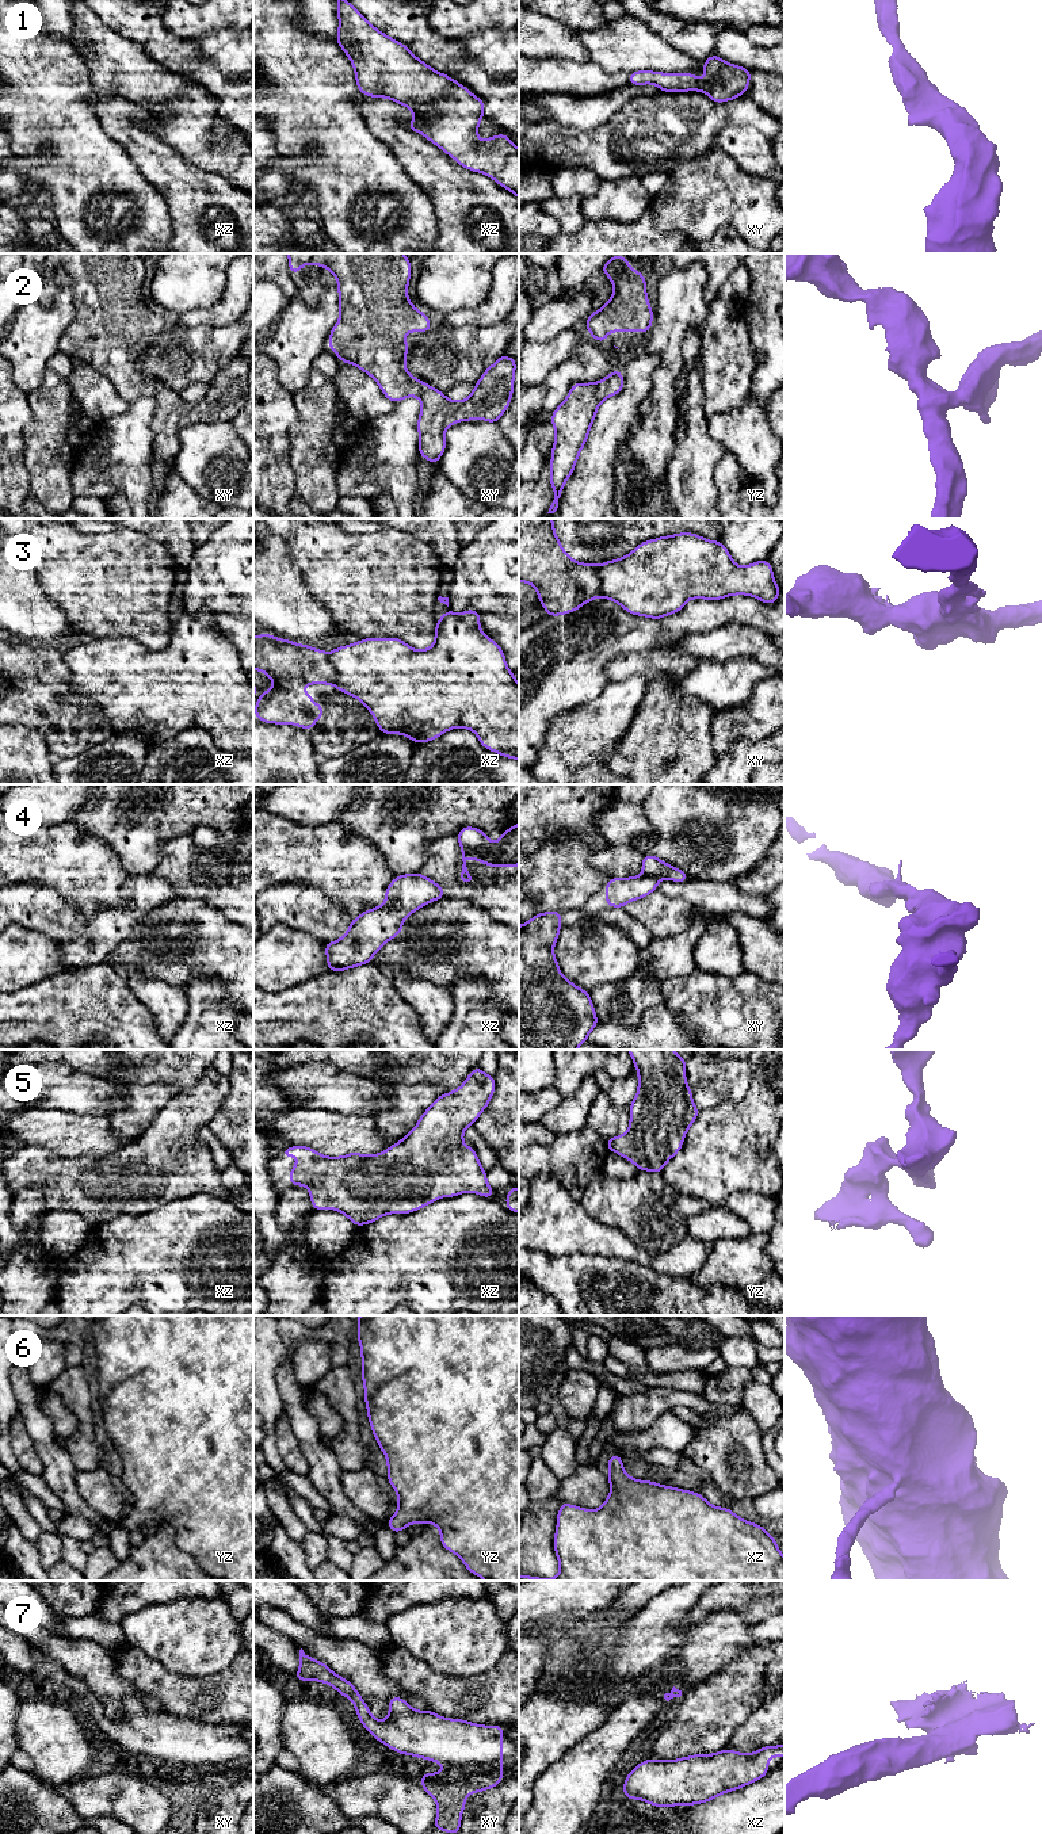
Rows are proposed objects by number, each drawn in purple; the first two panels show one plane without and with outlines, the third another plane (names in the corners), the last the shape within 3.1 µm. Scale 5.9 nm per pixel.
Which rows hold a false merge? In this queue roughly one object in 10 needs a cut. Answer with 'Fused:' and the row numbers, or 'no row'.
Fused: 3

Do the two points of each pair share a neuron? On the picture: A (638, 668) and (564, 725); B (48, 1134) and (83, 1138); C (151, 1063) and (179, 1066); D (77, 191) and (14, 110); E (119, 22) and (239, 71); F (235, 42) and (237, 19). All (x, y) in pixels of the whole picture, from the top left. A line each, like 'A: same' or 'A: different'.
A: different
B: same
C: same
D: same
E: different
F: different

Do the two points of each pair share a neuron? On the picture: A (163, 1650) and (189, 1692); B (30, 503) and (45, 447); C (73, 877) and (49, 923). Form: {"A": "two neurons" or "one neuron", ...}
{"A": "two neurons", "B": "two neurons", "C": "two neurons"}

